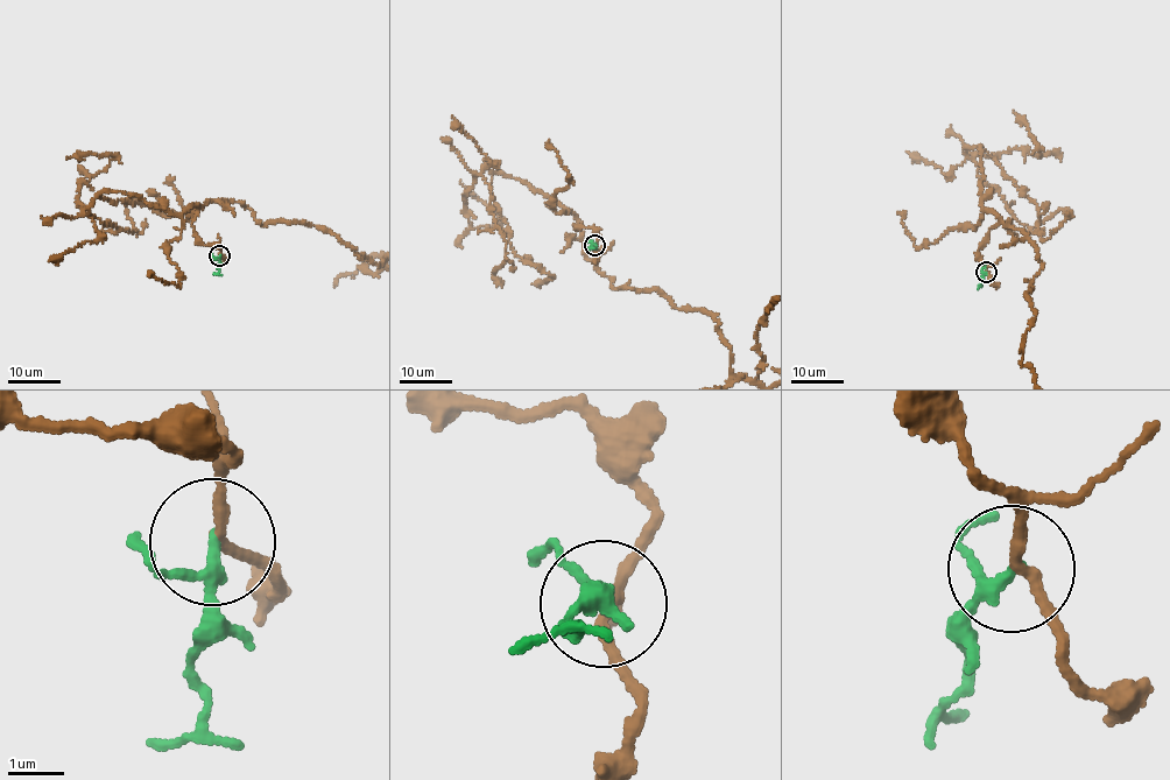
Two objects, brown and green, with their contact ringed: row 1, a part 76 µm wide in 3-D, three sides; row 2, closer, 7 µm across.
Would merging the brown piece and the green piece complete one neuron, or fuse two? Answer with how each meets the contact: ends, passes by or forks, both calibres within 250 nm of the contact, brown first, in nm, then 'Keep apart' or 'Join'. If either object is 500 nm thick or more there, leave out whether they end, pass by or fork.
At the ring brown passes by. At the ring green passes by. Thickness 180 nm (brown) against 170 nm. Keep apart

